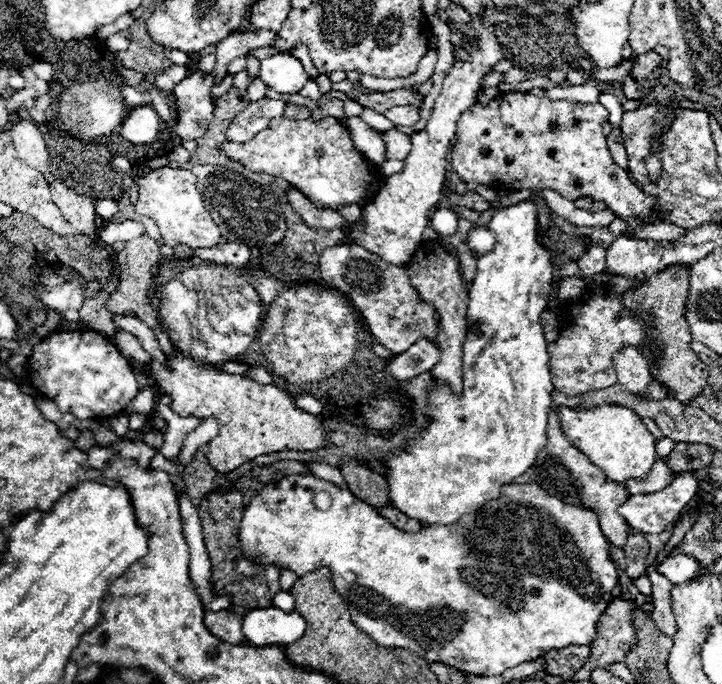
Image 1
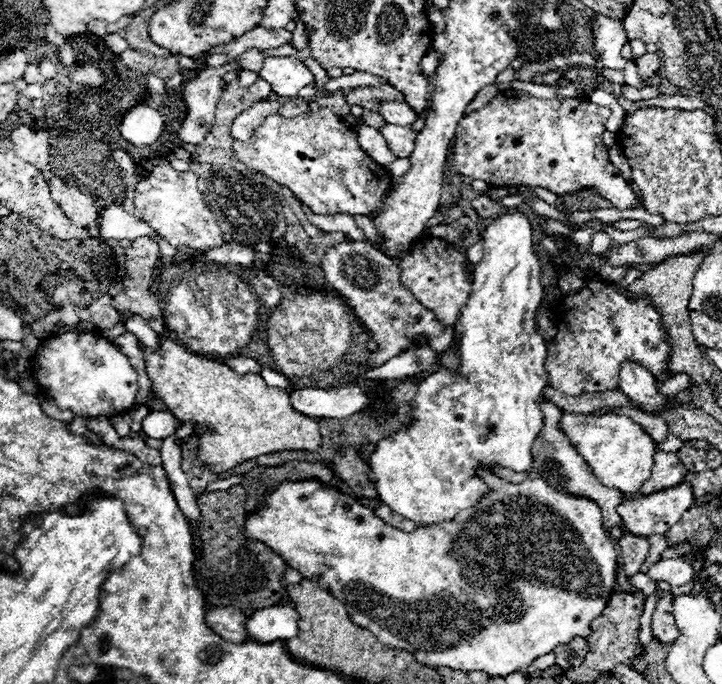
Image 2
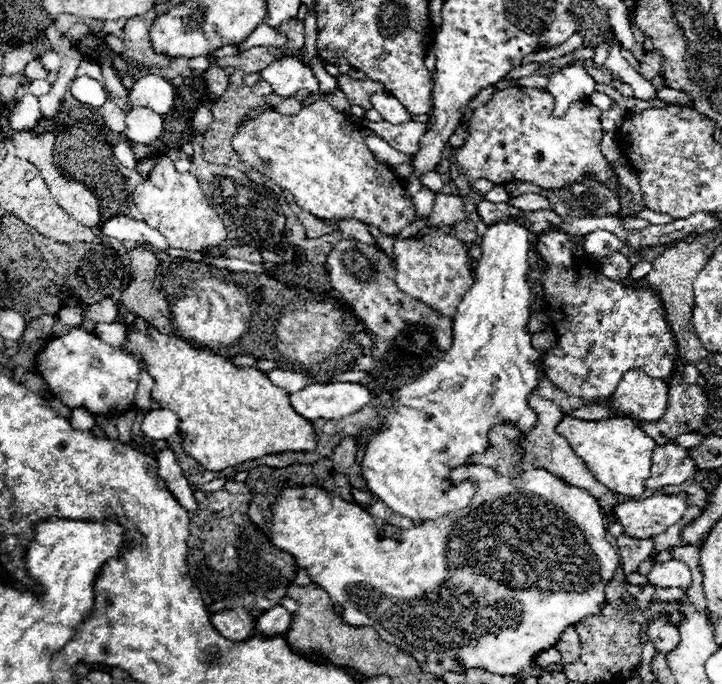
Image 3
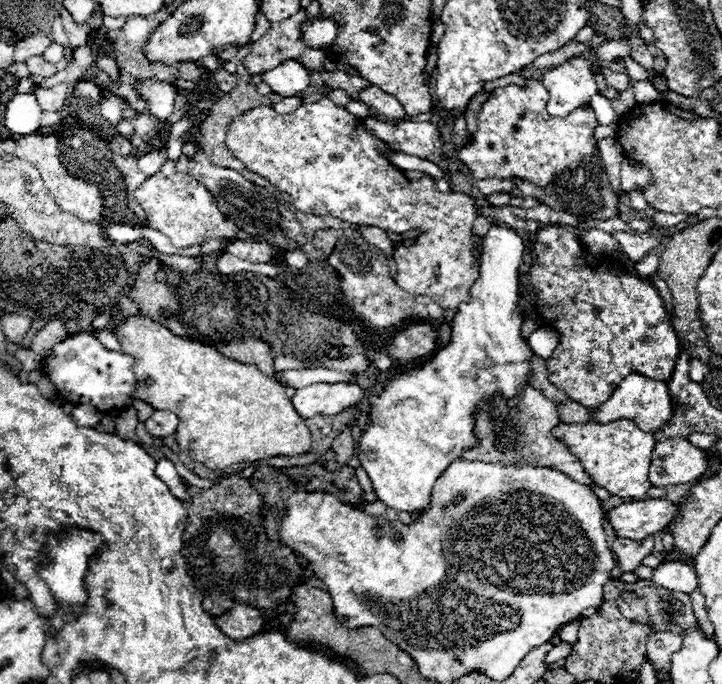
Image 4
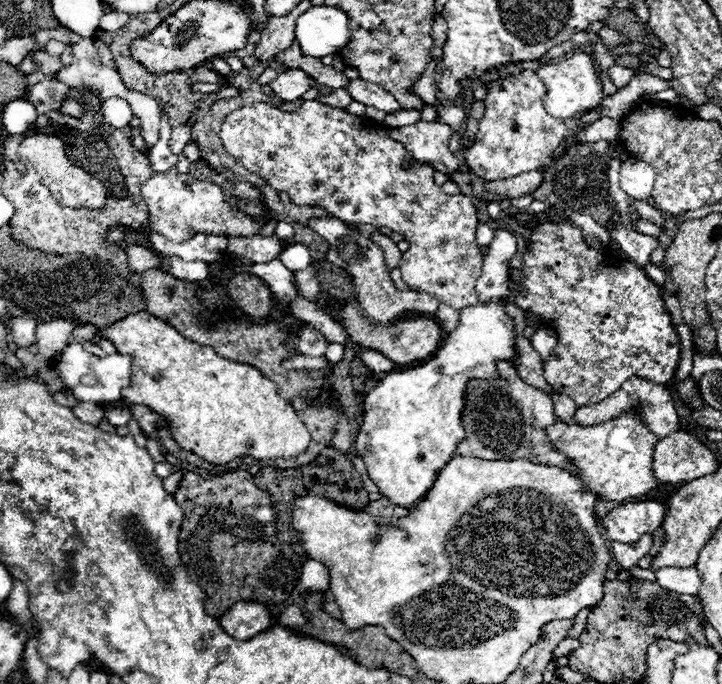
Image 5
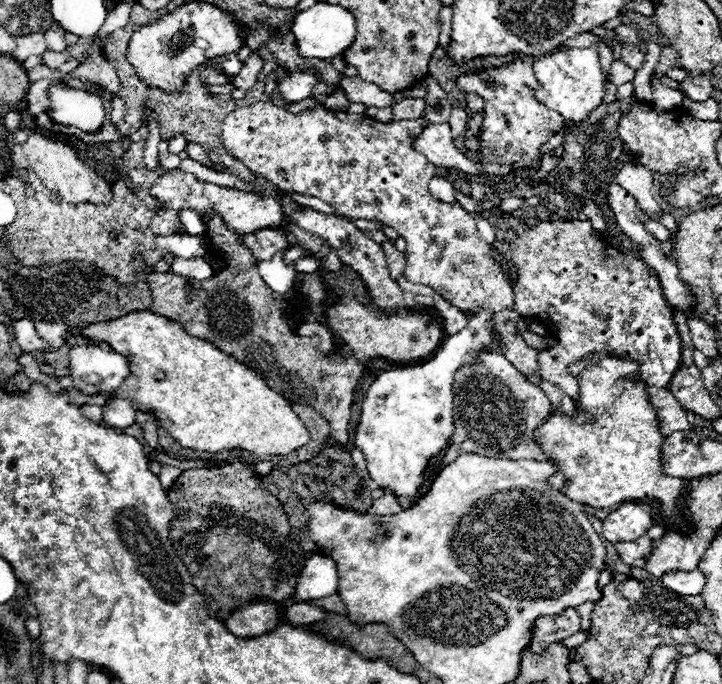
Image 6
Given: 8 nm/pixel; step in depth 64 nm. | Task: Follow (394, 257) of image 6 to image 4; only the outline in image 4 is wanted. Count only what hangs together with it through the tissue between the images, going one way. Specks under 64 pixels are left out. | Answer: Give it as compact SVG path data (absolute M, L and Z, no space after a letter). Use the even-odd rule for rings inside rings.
M356 226L356 230L360 232L360 236L368 242L374 244L376 248L380 248L384 252L384 256L388 256L394 250L394 242L388 238L388 234L380 228L372 228L372 226Z

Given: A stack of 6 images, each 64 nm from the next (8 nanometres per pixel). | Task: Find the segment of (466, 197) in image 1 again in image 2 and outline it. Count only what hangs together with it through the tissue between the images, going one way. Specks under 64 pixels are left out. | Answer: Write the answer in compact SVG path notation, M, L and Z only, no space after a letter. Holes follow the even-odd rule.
M476 196L470 204L472 204L472 208L478 212L480 218L490 218L490 216L496 218L500 212L504 212L504 206L492 202L492 200L486 198L486 196Z

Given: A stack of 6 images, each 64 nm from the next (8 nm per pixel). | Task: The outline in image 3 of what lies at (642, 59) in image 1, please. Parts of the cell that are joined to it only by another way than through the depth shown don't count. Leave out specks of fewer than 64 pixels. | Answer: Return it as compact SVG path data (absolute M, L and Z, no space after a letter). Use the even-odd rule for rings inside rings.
M646 52L644 60L640 62L640 74L646 78L646 80L652 80L660 74L662 70L662 56L658 52Z

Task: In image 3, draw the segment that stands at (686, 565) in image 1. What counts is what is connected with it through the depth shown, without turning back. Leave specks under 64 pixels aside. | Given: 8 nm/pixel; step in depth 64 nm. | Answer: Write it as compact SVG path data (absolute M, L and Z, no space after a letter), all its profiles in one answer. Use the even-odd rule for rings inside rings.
M668 560L668 562L656 562L648 572L648 580L654 586L662 588L690 588L692 574L684 562Z

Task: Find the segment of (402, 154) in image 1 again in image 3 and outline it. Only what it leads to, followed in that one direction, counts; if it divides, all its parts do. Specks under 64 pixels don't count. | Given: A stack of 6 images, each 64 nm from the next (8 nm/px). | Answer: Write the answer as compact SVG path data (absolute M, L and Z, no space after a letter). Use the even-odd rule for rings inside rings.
M362 122L366 128L374 130L380 138L384 138L394 150L406 154L406 156L414 156L414 152L418 150L420 144L420 136L426 130L426 124L418 124L418 122L408 122L408 124L388 124L388 122Z

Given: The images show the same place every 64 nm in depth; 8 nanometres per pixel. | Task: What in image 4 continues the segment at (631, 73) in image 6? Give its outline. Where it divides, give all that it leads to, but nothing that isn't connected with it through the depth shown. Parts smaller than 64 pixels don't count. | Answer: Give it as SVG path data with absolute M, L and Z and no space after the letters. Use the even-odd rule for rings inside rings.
M603 68L600 70L608 85L612 86L618 92L624 91L629 87L629 78L626 71L614 71Z

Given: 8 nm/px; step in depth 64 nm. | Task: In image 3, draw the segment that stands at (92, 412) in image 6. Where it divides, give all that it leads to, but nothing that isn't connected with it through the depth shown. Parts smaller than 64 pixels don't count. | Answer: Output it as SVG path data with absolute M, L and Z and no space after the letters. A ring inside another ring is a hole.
M72 410L70 414L70 424L76 428L76 430L90 430L94 426L94 414L90 414L88 410Z

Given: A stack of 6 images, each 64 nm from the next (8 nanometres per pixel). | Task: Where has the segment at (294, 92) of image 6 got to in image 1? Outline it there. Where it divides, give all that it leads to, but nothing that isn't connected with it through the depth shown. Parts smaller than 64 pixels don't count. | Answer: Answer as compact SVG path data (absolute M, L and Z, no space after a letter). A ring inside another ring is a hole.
M274 54L270 58L264 58L260 62L258 78L280 94L300 92L308 82L308 74L304 72L300 60L290 54Z

